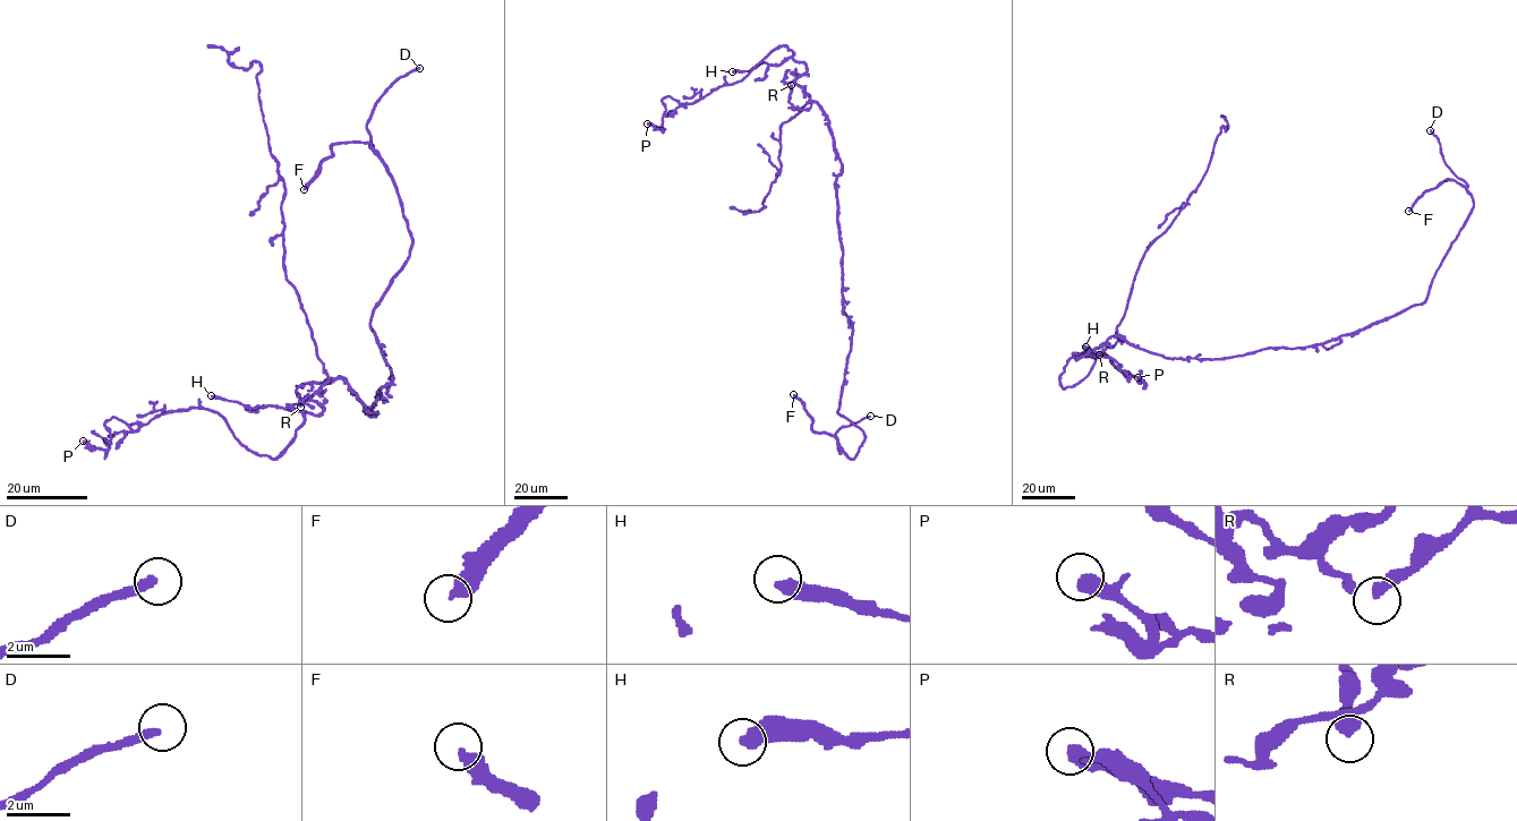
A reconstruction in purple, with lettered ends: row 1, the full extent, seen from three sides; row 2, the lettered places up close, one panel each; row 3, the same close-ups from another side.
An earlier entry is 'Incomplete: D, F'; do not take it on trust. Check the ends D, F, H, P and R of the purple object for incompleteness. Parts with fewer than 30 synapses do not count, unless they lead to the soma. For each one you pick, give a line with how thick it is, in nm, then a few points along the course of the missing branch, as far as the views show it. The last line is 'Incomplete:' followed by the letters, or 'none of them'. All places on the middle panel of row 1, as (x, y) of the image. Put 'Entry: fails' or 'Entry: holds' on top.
Entry: holds
D: calibre 220 nm
F: calibre 300 nm; course (793, 394), (809, 385), (835, 384), (846, 369), (861, 371), (879, 364)
Incomplete: D, F

